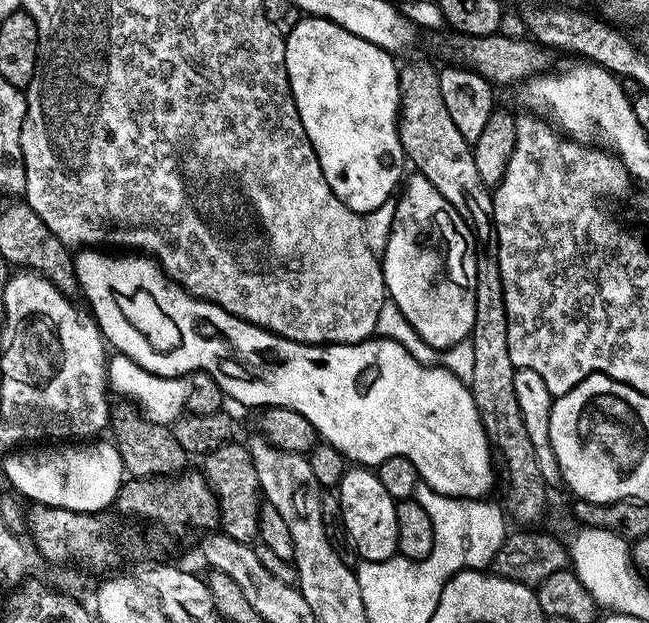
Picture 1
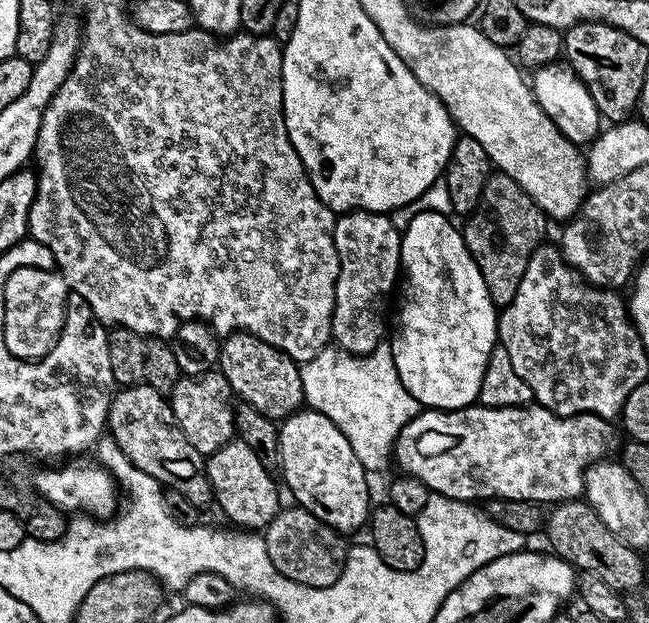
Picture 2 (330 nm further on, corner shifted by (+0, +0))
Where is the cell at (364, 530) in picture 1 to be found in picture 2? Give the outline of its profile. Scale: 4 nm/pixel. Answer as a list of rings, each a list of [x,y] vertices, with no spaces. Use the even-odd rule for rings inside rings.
[[[301,410],[287,416],[279,429],[279,475],[283,487],[292,491],[296,499],[293,501],[341,534],[356,532],[363,524],[365,527],[374,507],[374,501],[368,497],[370,476],[364,471],[362,462],[358,462],[358,454],[350,450],[346,434],[342,434],[342,430],[338,430],[338,426],[334,426],[326,414],[311,410]]]

